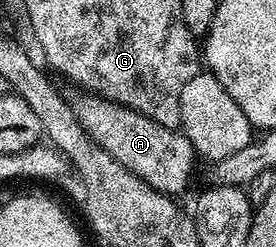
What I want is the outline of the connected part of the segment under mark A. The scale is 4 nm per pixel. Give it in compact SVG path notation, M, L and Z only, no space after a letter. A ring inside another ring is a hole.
M84 96L75 107L75 113L94 143L99 144L114 160L120 161L151 188L169 196L180 196L191 184L198 155L190 140L179 129L171 130L116 102L107 102L95 96Z

